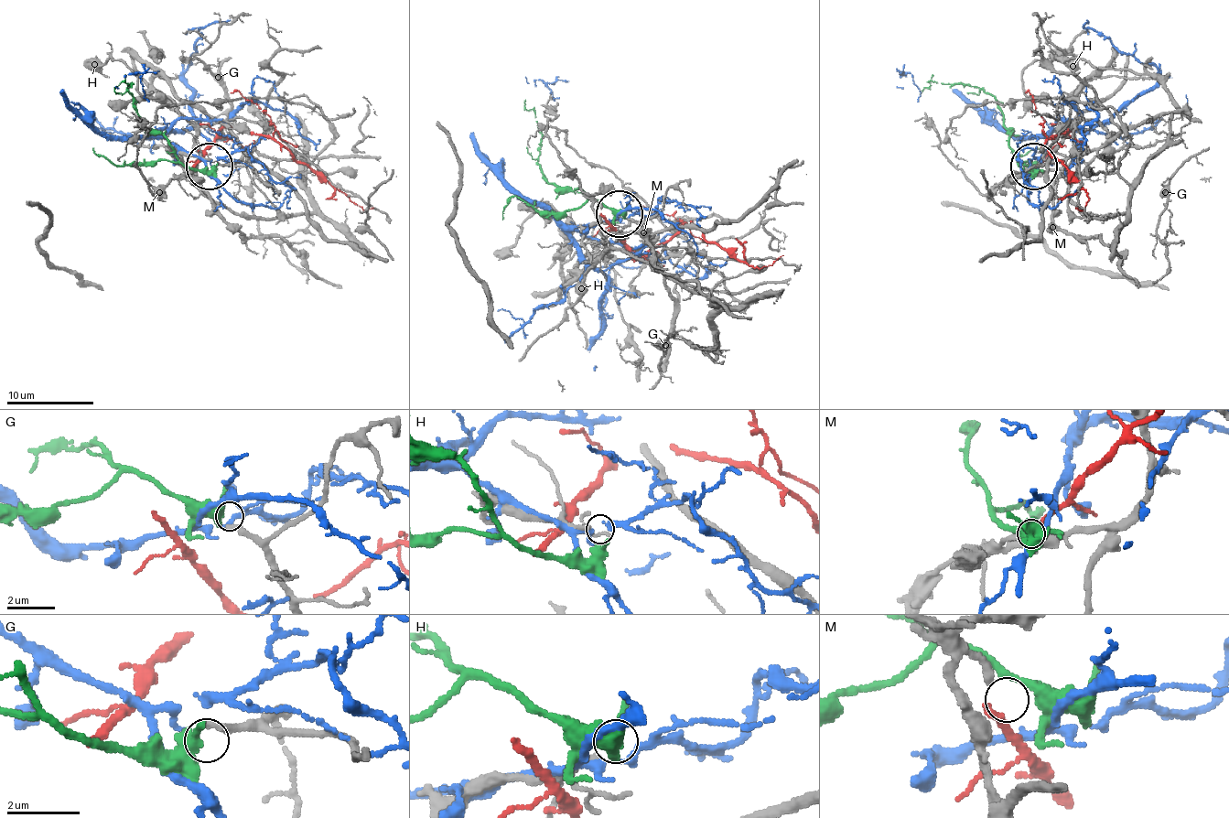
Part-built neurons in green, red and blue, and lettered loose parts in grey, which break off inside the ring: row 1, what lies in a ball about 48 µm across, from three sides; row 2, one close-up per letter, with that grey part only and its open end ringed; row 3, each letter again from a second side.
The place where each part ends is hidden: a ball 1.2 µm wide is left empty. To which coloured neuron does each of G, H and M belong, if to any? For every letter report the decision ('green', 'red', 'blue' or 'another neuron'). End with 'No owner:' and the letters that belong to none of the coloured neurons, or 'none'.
G: green
H: another neuron
M: another neuron
No owner: H, M

